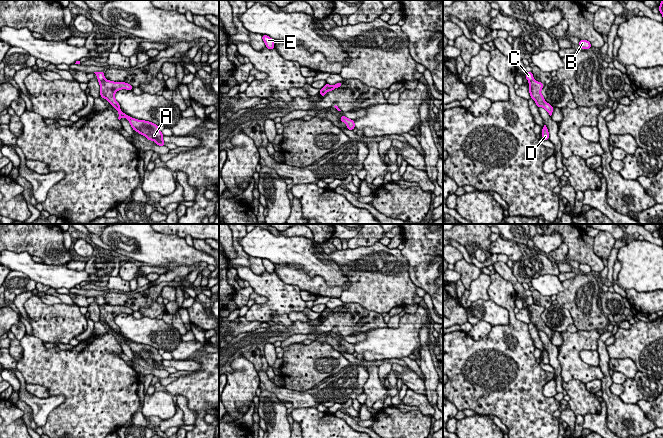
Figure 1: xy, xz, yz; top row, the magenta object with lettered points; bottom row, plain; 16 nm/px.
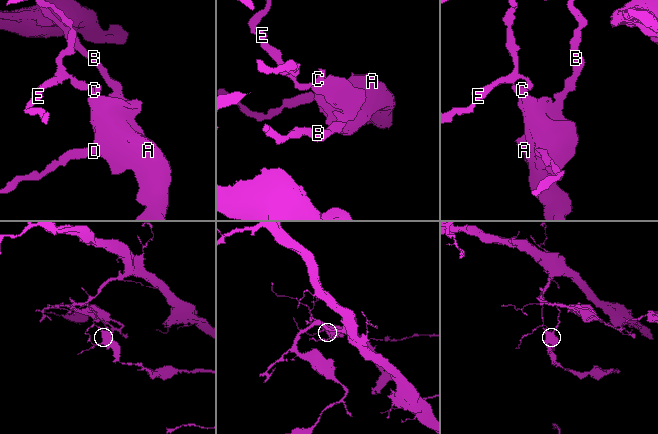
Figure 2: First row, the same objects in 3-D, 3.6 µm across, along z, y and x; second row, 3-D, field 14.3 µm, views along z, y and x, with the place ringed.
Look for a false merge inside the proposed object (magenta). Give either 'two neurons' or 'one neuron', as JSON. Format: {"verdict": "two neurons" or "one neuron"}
{"verdict": "two neurons"}

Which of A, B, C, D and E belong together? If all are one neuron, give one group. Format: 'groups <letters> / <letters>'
groups A B D / C E

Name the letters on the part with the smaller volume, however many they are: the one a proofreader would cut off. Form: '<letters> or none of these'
A, B, D

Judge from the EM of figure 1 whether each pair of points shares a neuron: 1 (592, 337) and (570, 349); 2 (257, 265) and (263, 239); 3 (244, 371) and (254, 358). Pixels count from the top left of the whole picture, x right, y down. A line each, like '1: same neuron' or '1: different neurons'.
1: same neuron
2: different neurons
3: different neurons

